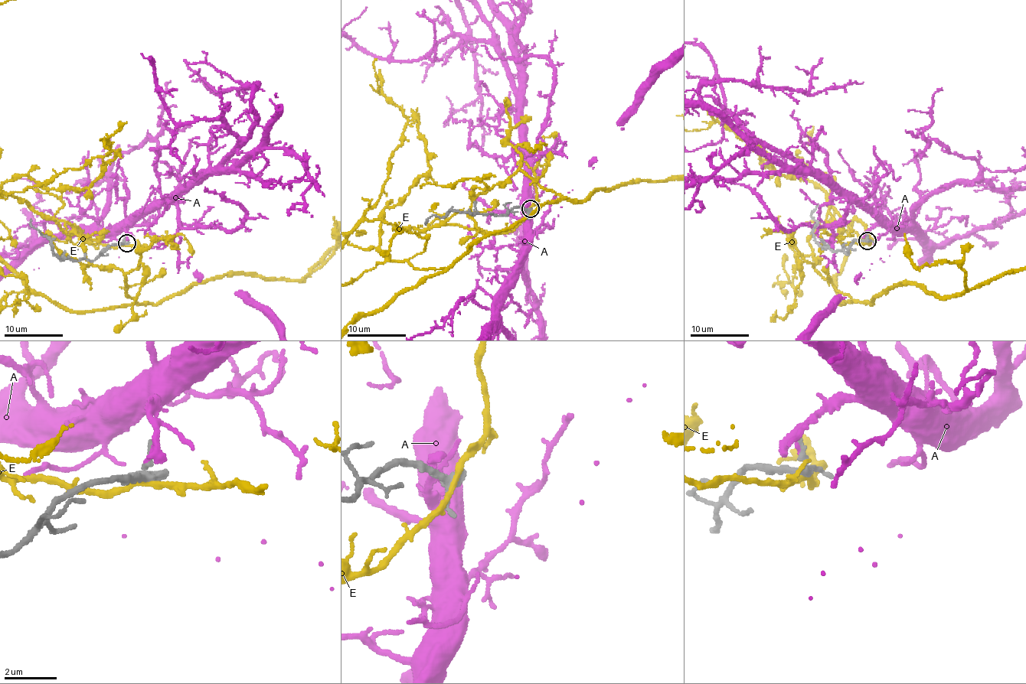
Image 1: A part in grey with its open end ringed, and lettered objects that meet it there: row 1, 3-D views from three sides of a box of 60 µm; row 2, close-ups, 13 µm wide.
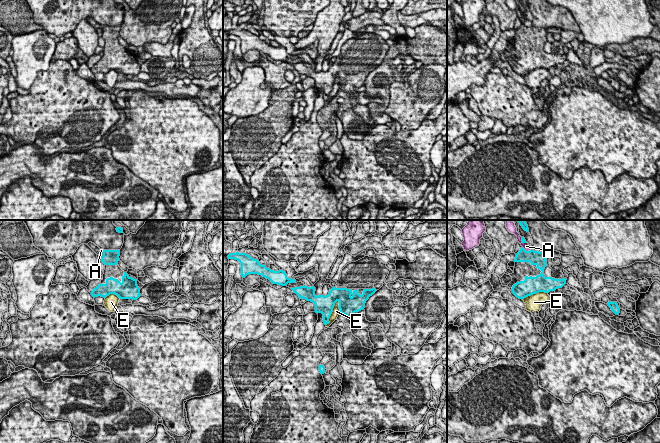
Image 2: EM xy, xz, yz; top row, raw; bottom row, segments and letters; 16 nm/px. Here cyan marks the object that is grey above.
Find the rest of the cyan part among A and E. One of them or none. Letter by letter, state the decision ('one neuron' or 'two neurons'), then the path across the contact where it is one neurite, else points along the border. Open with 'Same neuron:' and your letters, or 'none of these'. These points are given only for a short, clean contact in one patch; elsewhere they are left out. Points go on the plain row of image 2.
Same neuron: none of these
A: two neurons | along yz (522, 22), (526, 26), (531, 26)
E: two neurons

